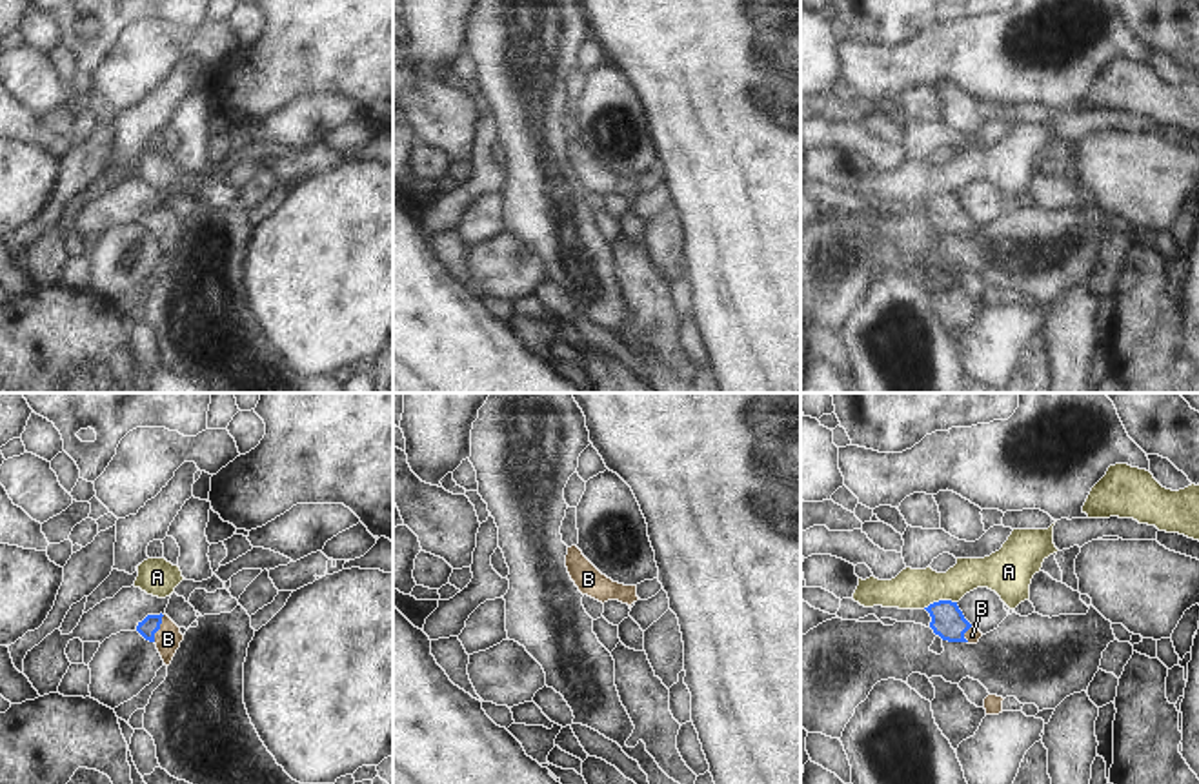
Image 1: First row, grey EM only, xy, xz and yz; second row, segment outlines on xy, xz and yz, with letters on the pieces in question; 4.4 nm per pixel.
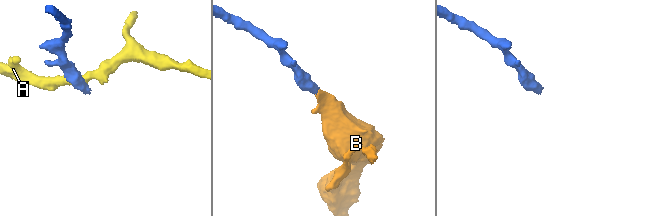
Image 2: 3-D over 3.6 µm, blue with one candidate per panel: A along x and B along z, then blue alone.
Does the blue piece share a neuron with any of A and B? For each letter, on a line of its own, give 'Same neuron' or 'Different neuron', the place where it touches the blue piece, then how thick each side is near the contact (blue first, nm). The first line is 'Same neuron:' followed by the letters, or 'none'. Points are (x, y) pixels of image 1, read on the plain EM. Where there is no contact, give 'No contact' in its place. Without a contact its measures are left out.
Same neuron: B
A: Different neuron. Touches blue at yz (939, 193). Thickness 150 nm (blue) against 180 nm
B: Same neuron. Touches blue at xy (159, 221). Thickness 80 nm (blue) against 120 nm.

